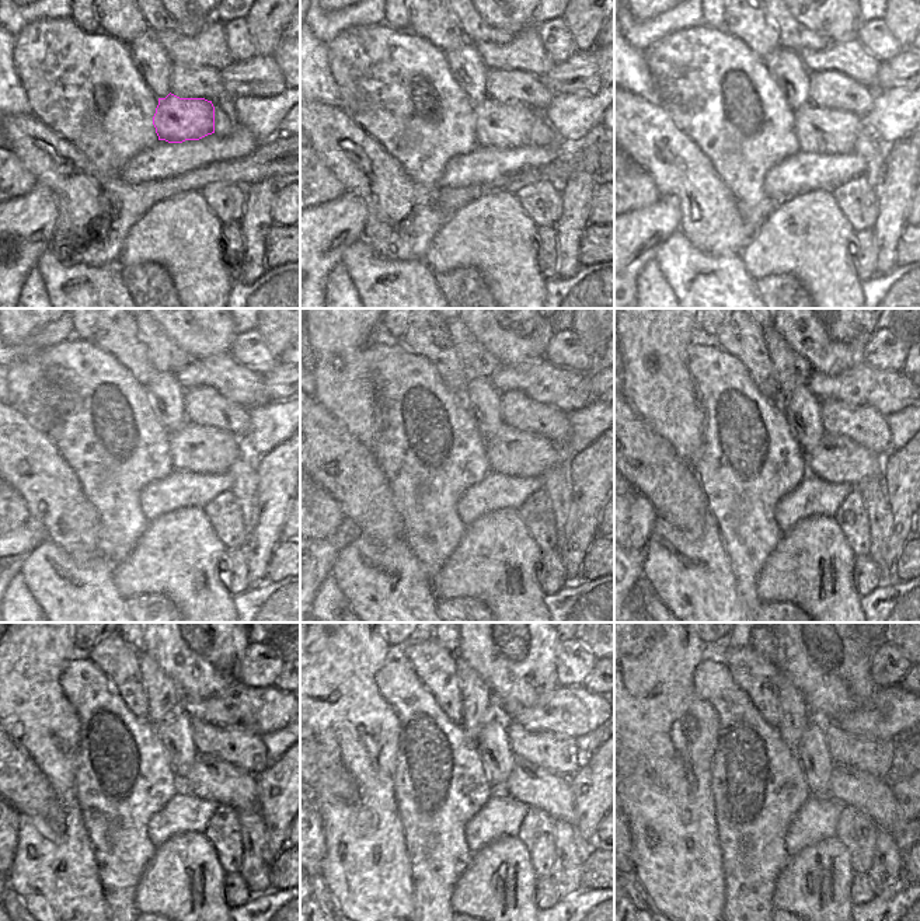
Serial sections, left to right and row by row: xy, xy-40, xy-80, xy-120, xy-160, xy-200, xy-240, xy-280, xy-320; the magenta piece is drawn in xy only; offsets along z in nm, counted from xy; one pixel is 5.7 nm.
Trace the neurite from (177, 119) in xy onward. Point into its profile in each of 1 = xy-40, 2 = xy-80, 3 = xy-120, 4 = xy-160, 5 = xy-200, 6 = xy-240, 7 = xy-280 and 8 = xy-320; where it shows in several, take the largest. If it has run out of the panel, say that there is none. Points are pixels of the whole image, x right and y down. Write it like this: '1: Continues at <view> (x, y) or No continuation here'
1: Continues at xy-40 (498, 125)
2: Continues at xy-80 (819, 131)
3: Continues at xy-120 (198, 449)
4: Continues at xy-160 (513, 453)
5: Continues at xy-200 (836, 459)
6: Continues at xy-240 (209, 778)
7: Continues at xy-280 (535, 787)
8: Continues at xy-320 (871, 796)

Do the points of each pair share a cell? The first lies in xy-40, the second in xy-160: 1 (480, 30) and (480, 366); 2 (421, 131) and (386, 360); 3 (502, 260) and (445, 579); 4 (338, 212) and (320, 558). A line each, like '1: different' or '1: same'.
1: same
2: same
3: same
4: same

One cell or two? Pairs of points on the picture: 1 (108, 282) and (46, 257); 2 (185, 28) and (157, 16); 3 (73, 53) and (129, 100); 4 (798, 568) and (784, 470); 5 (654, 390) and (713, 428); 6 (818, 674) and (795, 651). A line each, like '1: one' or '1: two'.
1: one
2: one
3: one
4: two
5: two
6: one

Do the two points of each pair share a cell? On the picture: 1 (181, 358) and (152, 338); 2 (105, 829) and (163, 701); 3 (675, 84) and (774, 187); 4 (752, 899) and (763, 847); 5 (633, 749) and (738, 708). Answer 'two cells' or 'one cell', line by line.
1: one cell
2: two cells
3: two cells
4: one cell
5: two cells

